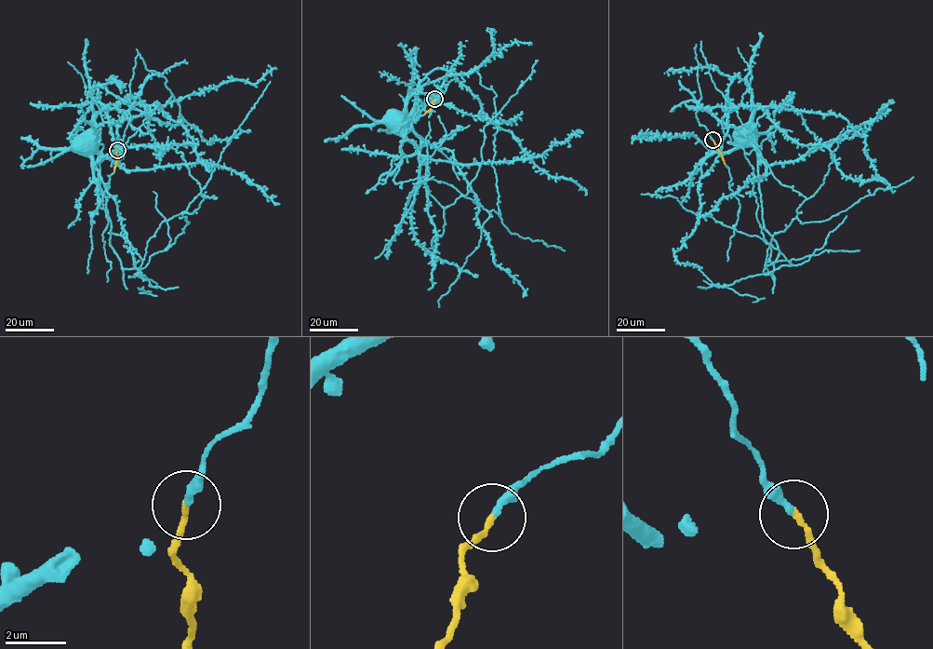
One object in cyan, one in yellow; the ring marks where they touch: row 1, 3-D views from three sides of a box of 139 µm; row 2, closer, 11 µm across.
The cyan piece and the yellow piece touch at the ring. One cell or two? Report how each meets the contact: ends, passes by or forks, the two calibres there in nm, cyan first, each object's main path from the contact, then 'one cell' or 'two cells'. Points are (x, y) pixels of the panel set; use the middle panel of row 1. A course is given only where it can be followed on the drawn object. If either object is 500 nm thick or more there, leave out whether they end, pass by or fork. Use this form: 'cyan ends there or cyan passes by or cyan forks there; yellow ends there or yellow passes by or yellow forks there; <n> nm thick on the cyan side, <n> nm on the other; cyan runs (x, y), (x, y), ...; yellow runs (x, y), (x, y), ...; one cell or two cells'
cyan ends there; yellow ends there; 220 nm thick on the cyan side, 190 nm on the other; cyan runs (434, 99), (448, 82), (459, 81), (443, 69), (434, 68), (422, 80), (414, 110), (407, 115), (393, 114); yellow runs (434, 99), (432, 107), (424, 114); one cell

